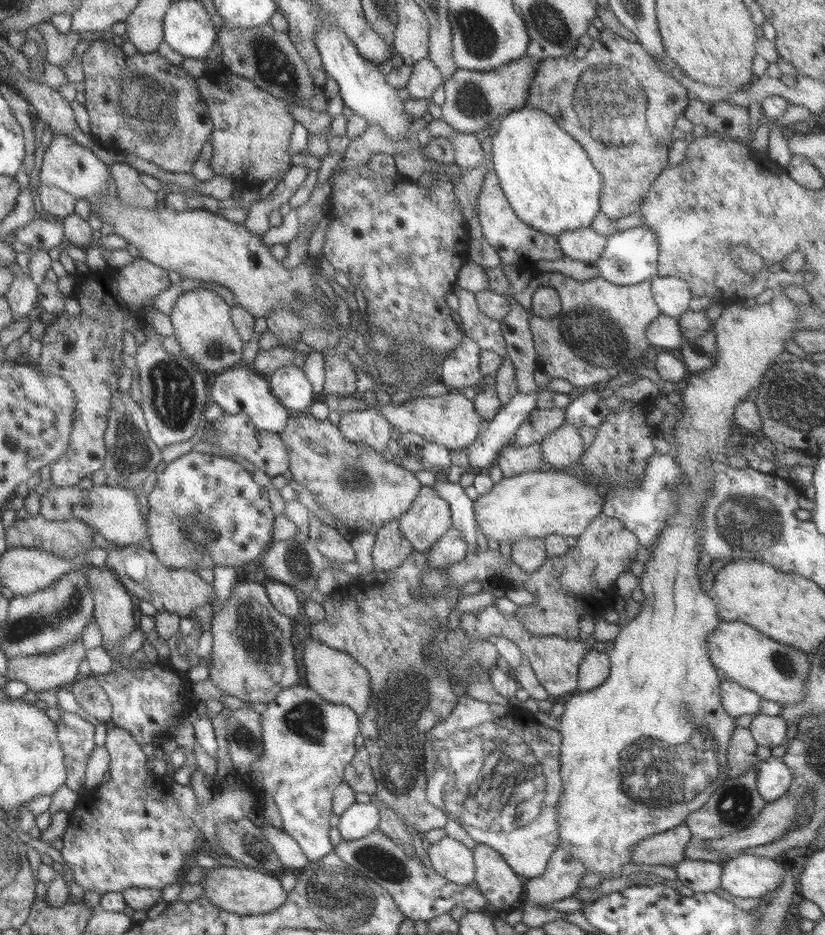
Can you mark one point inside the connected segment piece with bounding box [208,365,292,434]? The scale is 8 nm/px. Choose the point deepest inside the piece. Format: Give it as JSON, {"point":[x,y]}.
{"point":[239,390]}

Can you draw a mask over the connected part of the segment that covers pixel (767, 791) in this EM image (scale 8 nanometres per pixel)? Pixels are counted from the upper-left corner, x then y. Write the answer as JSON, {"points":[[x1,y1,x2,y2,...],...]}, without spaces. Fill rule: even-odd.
{"points":[[771,755,757,764,757,787,767,800,774,801,784,796,792,786,793,774,780,757]]}

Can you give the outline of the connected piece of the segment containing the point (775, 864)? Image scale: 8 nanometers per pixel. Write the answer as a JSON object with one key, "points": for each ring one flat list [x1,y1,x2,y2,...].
{"points":[[738,854,727,859,720,877,723,890,738,898,760,898,774,892,785,875,785,859]]}

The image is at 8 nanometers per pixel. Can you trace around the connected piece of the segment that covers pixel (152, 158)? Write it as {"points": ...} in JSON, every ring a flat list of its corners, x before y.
{"points":[[102,37,92,40,92,45,84,52,82,64,86,78,79,88,86,96,84,107,90,115,90,127,92,128,89,135,98,141,106,149,113,151,114,146,110,144,110,126,126,128,132,132,136,130,144,138,152,140,136,140,132,142,132,154,148,162,153,162,162,170,168,173,192,173,192,164,196,156,200,154,204,142,210,138,210,132,214,131,214,122,211,120,207,104,199,92,197,78,188,76,181,65,170,64,159,51,143,53,137,51,133,56,126,56,121,45,115,45,111,37]]}

